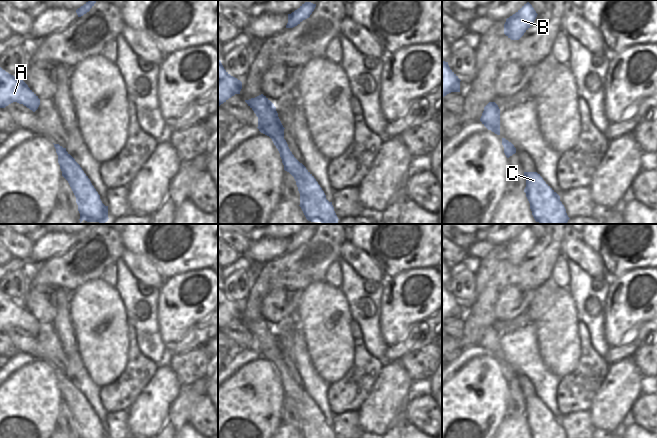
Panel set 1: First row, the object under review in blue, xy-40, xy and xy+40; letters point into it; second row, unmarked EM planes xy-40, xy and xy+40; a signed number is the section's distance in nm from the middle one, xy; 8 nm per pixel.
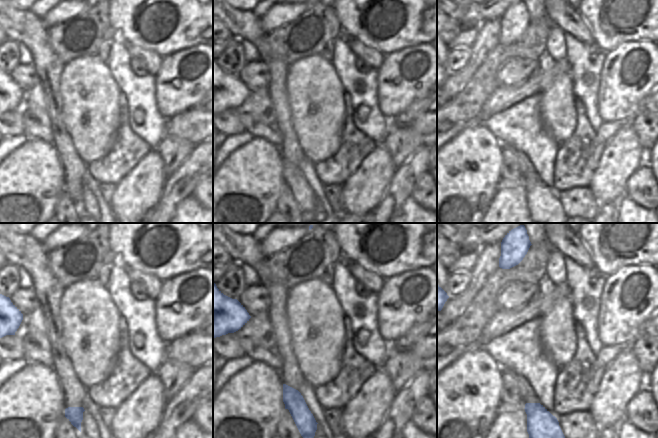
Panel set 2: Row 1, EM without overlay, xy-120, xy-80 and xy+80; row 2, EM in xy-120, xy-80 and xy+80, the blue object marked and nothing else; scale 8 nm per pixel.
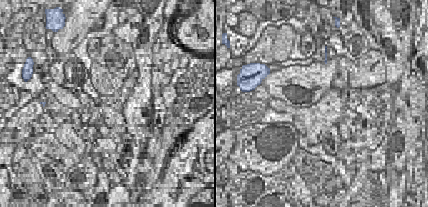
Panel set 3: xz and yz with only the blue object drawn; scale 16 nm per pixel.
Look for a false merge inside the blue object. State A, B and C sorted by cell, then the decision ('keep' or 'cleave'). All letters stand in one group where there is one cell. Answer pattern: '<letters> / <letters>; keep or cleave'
A B C; keep

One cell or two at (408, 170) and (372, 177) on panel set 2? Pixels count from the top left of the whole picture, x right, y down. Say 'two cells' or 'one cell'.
two cells

